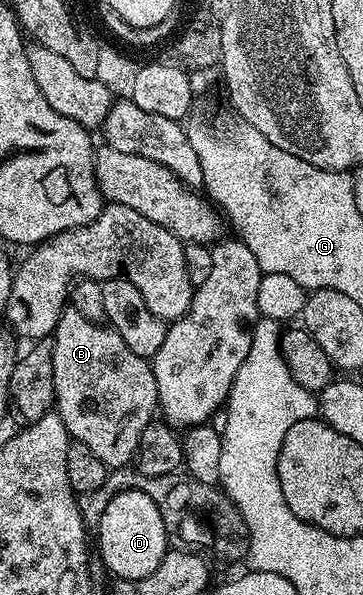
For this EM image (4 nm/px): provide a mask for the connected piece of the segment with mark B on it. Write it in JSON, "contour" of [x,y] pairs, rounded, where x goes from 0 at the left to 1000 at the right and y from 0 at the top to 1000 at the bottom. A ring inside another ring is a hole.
{"contour":[[[201,516],[174,519],[143,571],[149,679],[165,704],[176,704],[176,718],[193,726],[196,736],[231,745],[231,751],[242,751],[242,758],[253,758],[253,765],[264,765],[264,771],[275,771],[275,778],[287,778],[295,790],[355,783],[369,773],[369,760],[380,756],[386,731],[397,731],[397,718],[408,718],[427,706],[435,687],[421,612],[355,587],[353,576],[331,570],[317,553],[248,539]]]}

